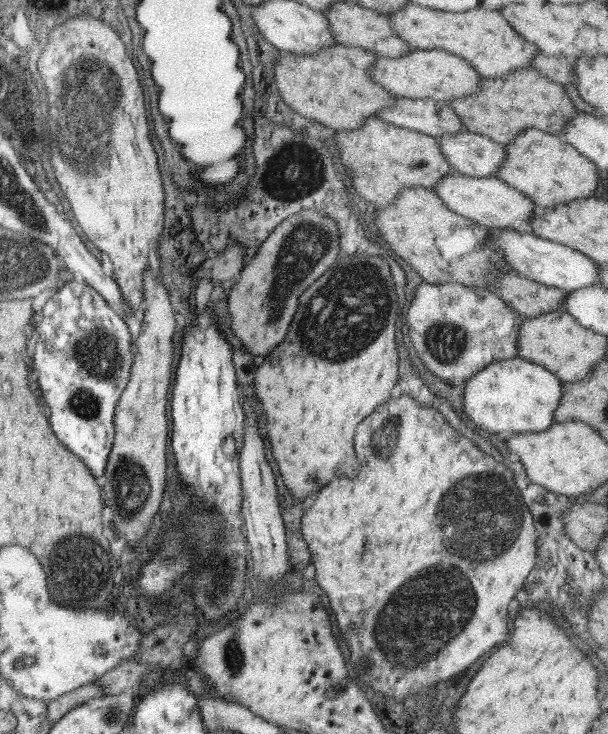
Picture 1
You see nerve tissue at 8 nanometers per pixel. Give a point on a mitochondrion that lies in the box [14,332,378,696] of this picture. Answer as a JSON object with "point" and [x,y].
{"point":[79,565]}

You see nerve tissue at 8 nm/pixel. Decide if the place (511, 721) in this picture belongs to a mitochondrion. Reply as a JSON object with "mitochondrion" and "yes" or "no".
{"mitochondrion":"no"}

